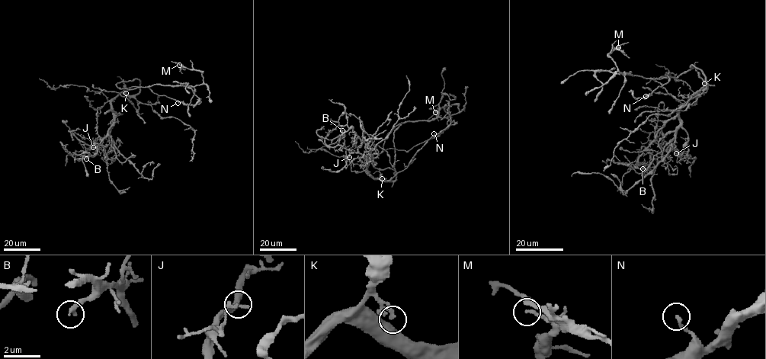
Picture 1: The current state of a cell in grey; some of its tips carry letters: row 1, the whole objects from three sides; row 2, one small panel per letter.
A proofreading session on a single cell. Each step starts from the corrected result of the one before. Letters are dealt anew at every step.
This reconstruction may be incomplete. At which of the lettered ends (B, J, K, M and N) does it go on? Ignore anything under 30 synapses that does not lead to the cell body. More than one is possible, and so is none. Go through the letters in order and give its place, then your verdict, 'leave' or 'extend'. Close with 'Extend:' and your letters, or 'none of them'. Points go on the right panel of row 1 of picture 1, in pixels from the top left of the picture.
B: at (642, 168); extend
J: at (676, 153); leave
K: at (704, 83); leave
M: at (618, 47); leave
N: at (645, 96); leave
Extend: B

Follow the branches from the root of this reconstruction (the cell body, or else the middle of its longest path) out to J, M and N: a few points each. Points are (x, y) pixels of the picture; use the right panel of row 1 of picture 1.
J: (703, 74), (706, 85), (705, 83), (679, 110), (680, 125), (677, 134), (671, 140), (679, 151), (676, 153)
M: (703, 74), (692, 65), (693, 68), (676, 78), (645, 78), (629, 72), (623, 75), (609, 56), (618, 47)
N: (703, 74), (692, 65), (690, 67), (693, 68), (677, 78), (669, 78), (665, 75), (668, 81), (645, 96)

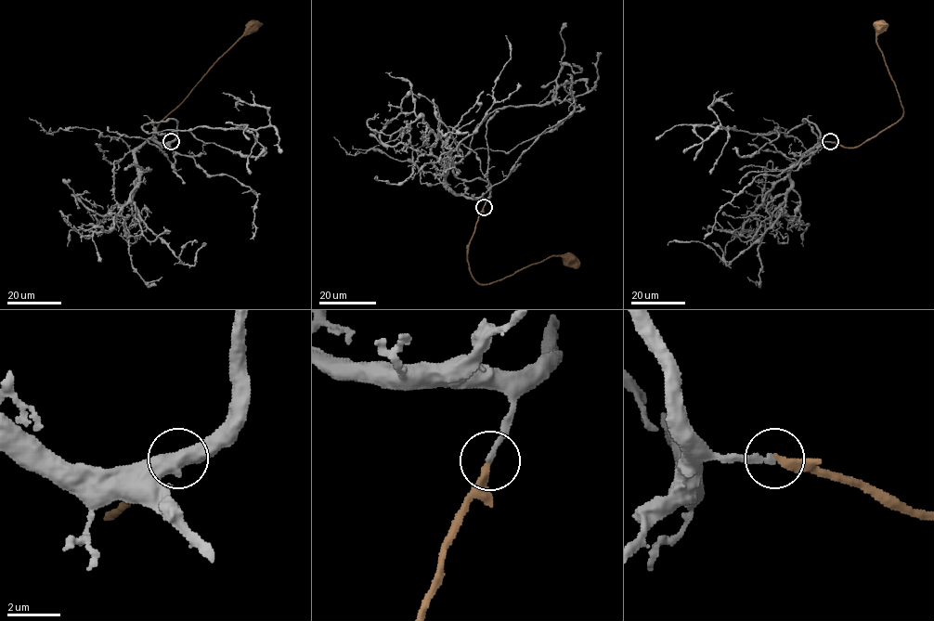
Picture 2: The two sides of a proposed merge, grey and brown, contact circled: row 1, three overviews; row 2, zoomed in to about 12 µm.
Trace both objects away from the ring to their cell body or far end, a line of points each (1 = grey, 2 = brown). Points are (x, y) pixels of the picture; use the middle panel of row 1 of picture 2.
1: (484, 207), (489, 185), (454, 174), (474, 127), (498, 109), (572, 99), (586, 82), (538, 104)
2: (484, 207), (467, 255), (472, 276), (479, 283), (490, 284), (551, 256), (562, 255), (565, 264), (570, 261)

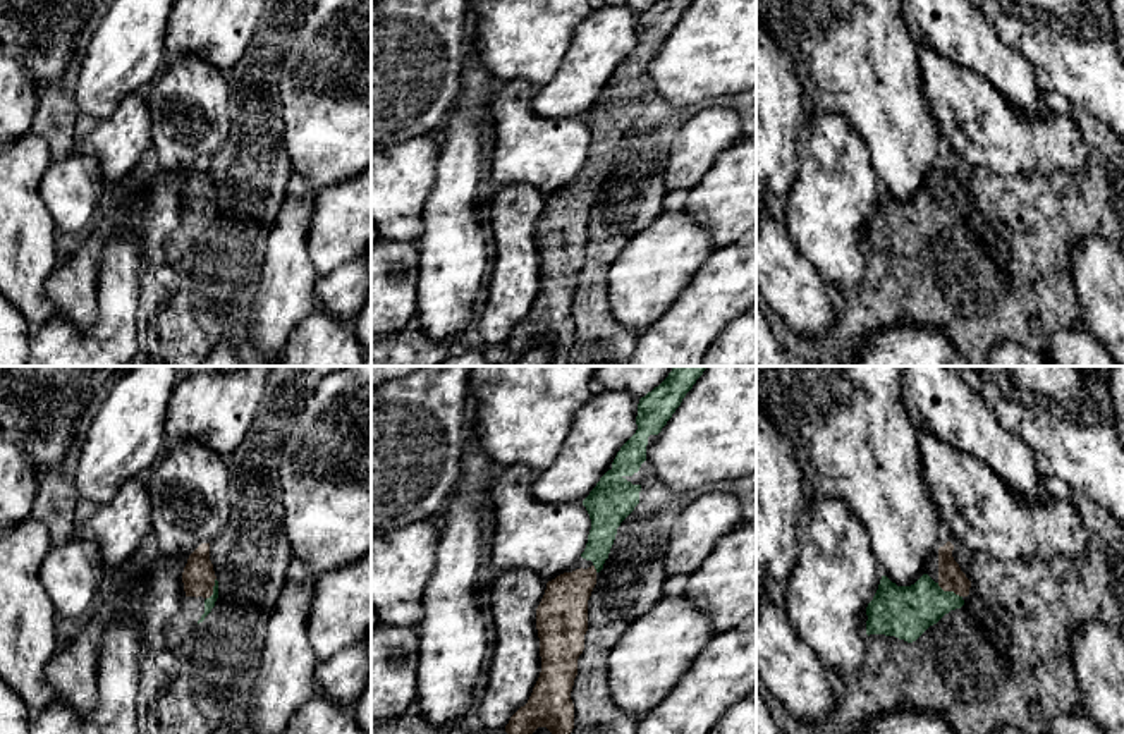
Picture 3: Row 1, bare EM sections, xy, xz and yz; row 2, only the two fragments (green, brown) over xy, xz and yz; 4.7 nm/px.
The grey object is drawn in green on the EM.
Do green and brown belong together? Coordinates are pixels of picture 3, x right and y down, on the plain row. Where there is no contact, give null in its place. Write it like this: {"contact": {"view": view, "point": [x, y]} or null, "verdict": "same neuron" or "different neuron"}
{"contact": {"view": "yz", "point": [949, 207]}, "verdict": "same neuron"}

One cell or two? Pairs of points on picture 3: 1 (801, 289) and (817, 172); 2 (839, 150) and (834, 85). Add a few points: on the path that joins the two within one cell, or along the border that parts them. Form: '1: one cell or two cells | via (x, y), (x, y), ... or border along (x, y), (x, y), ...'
1: two cells | border along (784, 227), (796, 248), (827, 284)
2: two cells | border along (808, 97), (820, 109), (839, 114), (865, 143)

